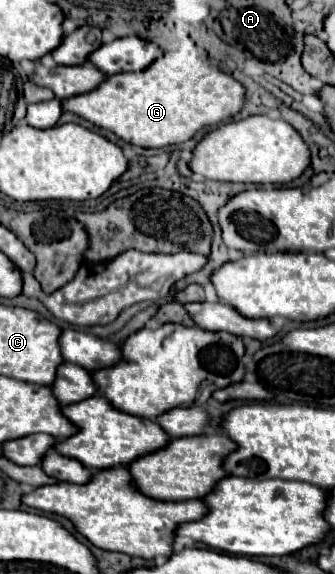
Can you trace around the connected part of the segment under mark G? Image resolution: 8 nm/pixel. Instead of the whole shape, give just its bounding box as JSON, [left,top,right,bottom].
[62,52,244,148]

